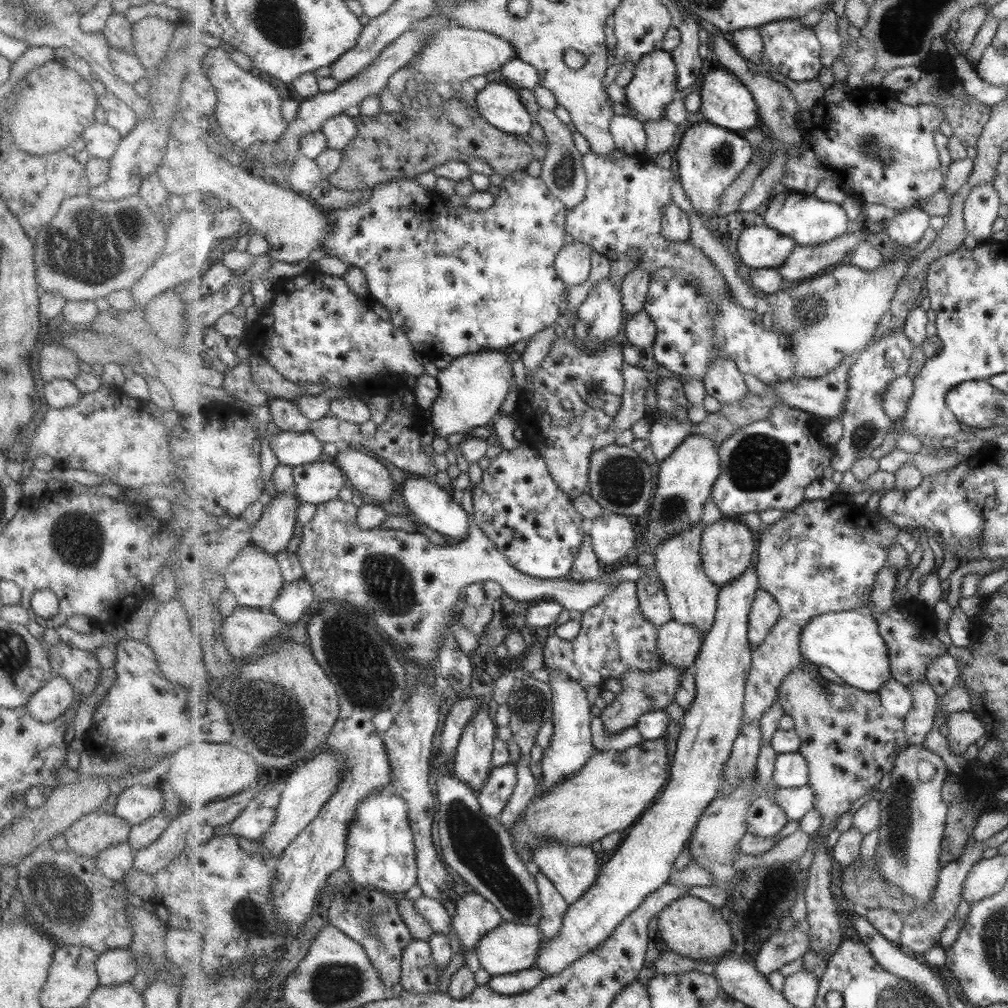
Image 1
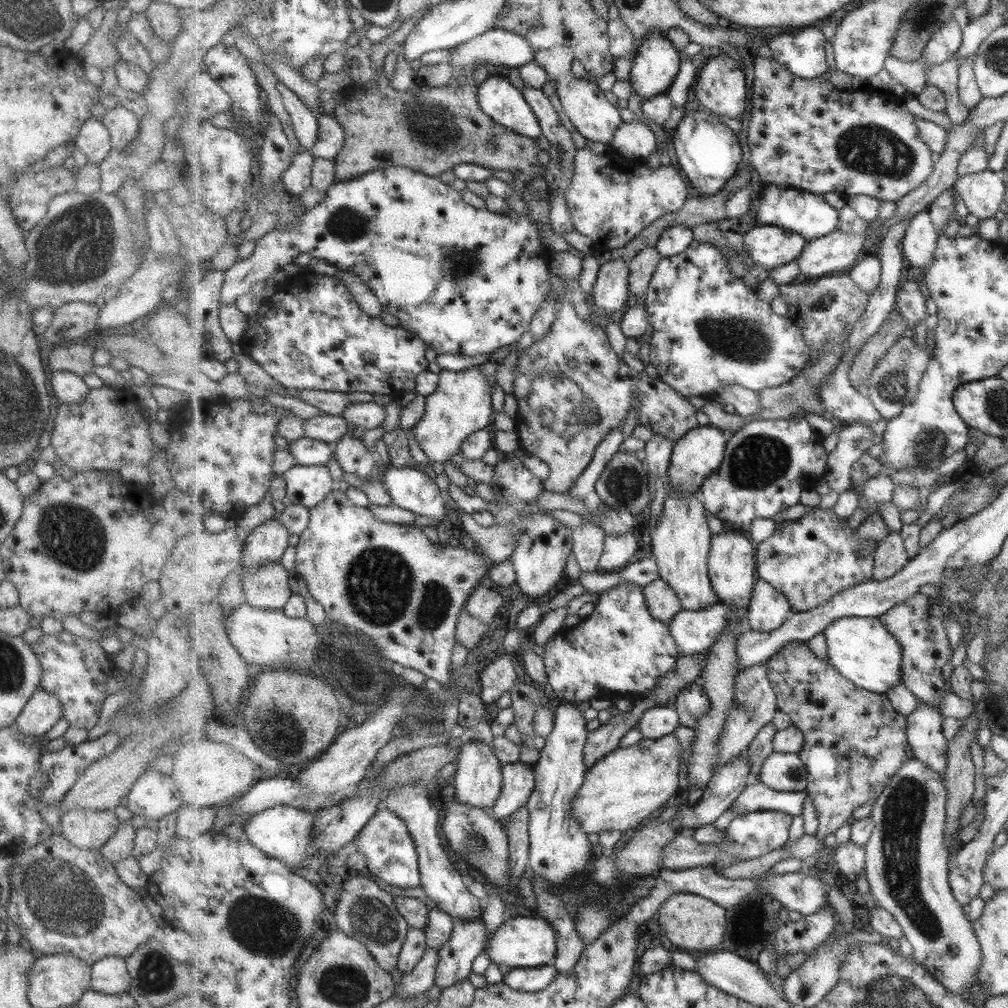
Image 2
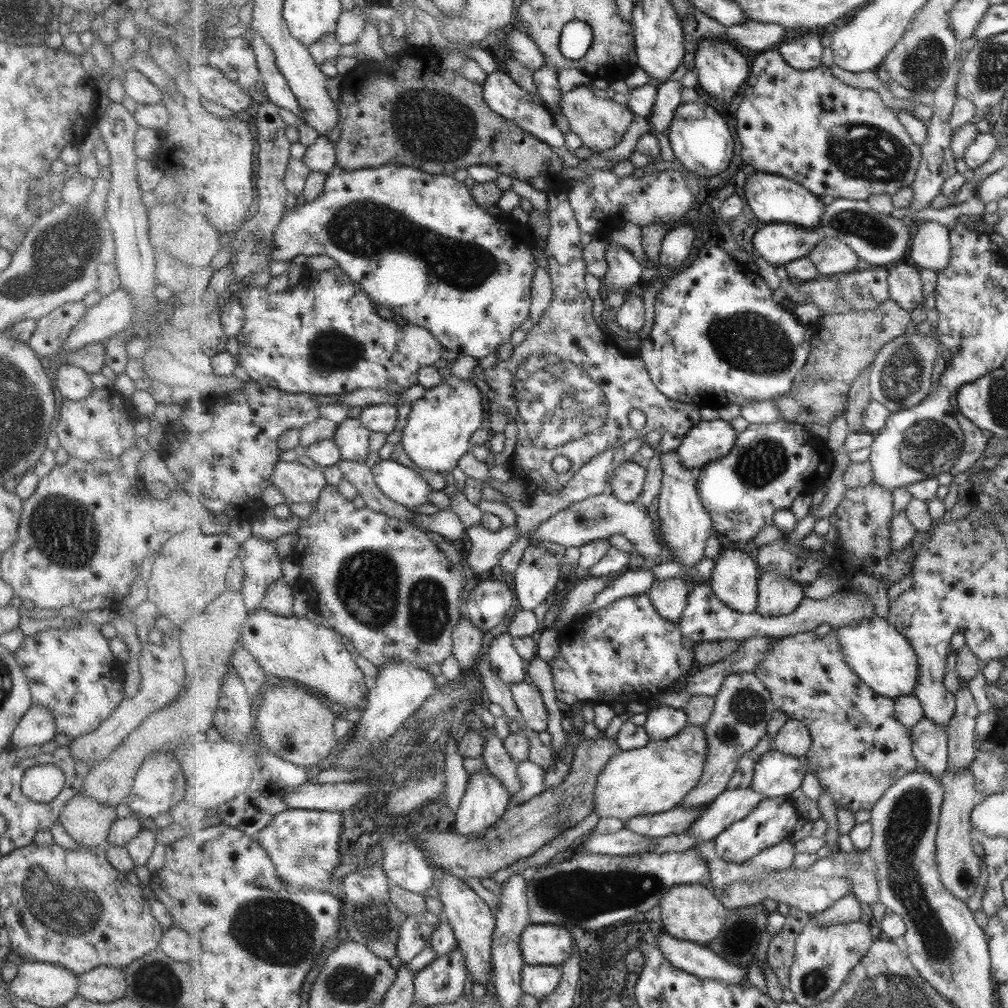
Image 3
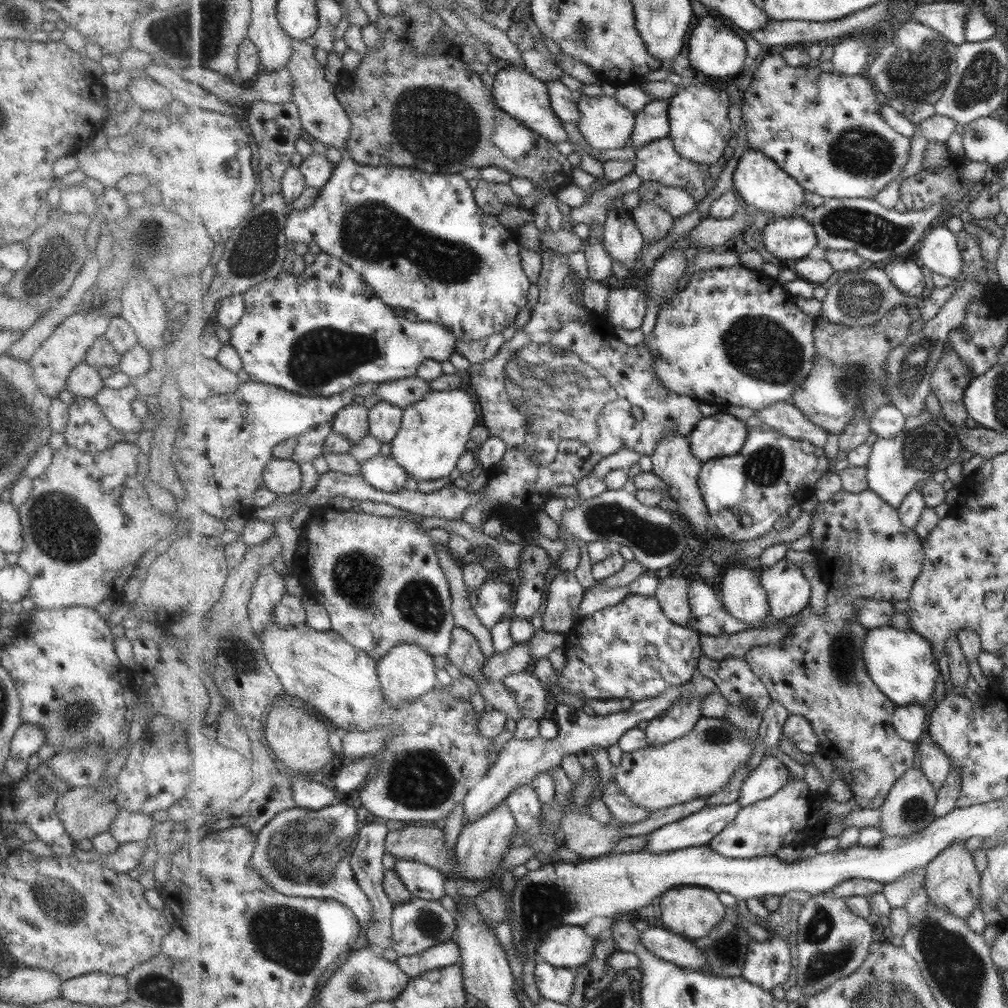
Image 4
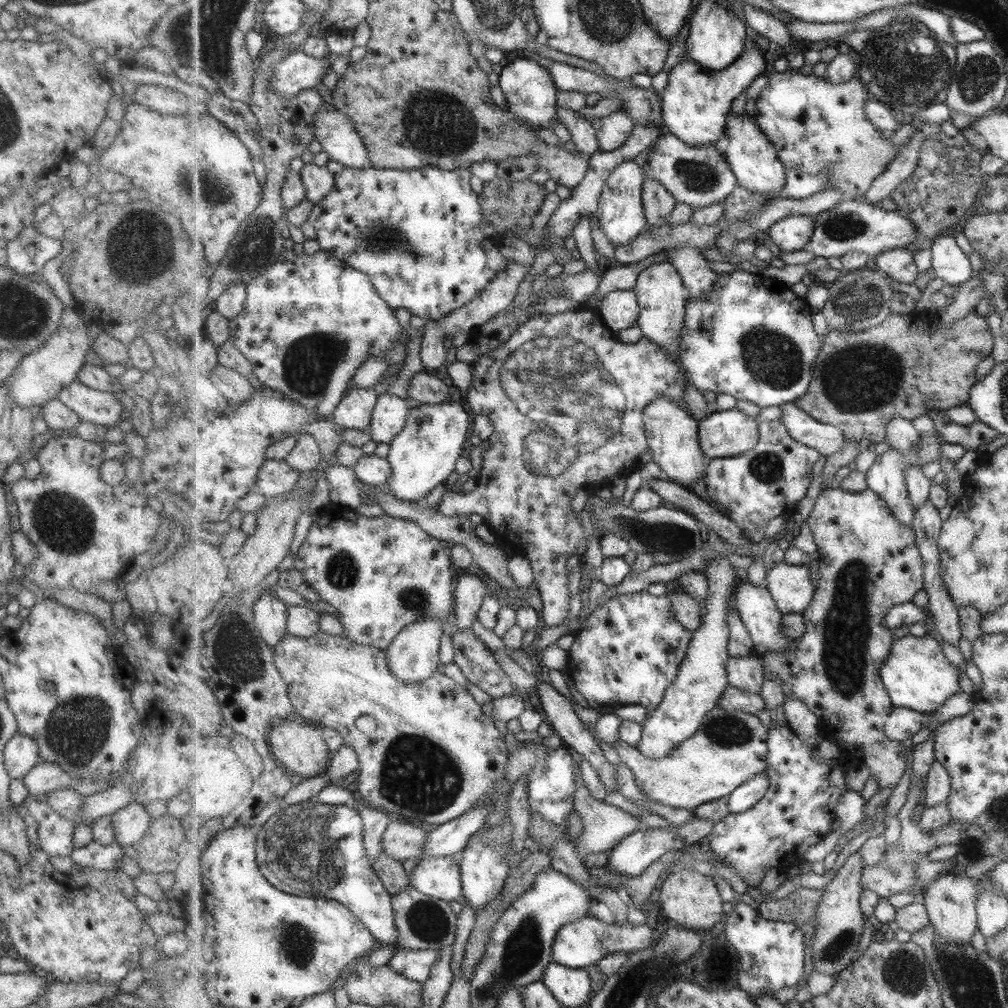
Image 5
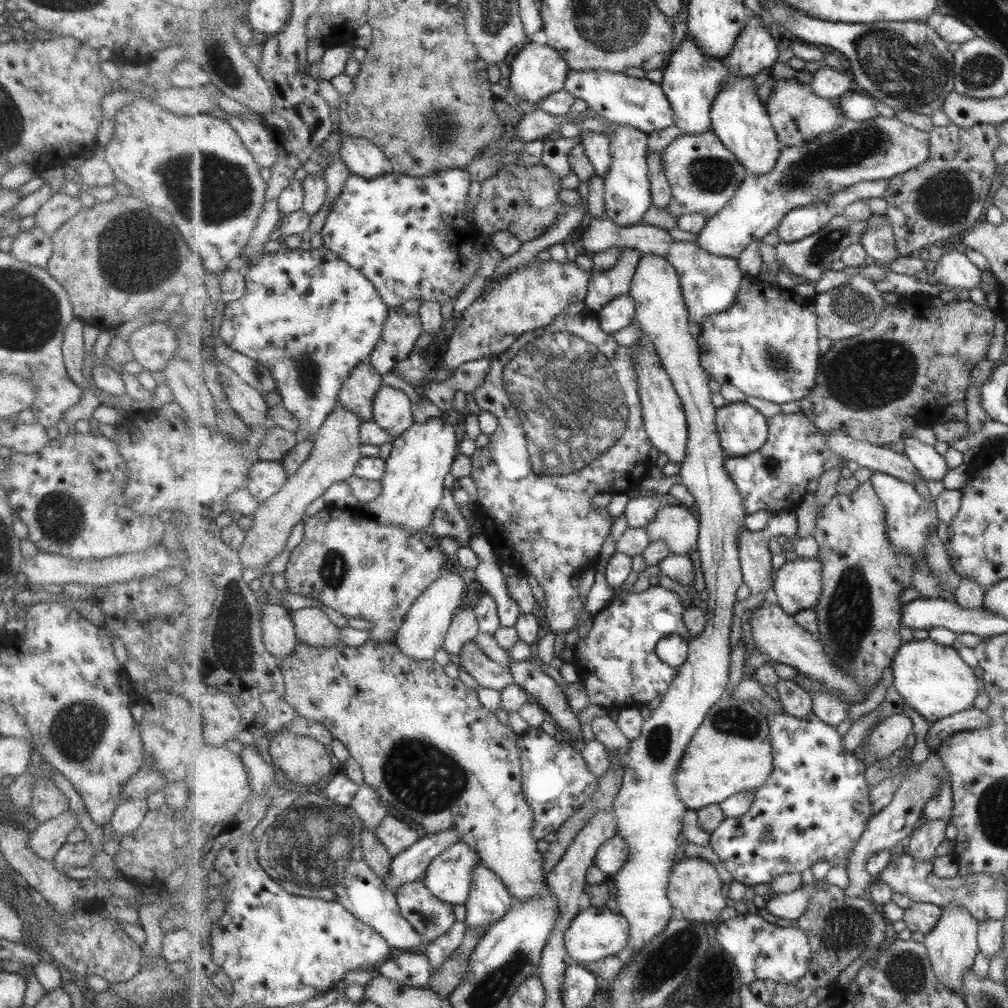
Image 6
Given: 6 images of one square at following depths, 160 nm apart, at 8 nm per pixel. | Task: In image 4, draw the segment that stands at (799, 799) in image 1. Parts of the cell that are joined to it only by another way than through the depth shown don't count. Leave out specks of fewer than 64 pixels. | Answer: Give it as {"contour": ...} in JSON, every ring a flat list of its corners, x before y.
{"contour":[[739,801,731,802,731,804,720,804,711,806,710,804,703,810,682,818,677,822,670,822,661,828,655,830,648,835,647,849,643,852,651,852,651,854,665,854,667,852,679,851,685,848,701,847,709,845,709,842,716,836,719,836,723,830,731,824,739,811,742,809,742,804]]}

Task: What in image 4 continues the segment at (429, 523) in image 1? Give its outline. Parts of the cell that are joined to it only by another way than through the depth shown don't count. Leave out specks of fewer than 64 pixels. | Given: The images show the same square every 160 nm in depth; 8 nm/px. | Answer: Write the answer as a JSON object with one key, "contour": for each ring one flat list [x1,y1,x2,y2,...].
{"contour":[[383,455,376,456,361,463,362,475,367,482,383,492,399,492,407,486,410,474,395,458]]}

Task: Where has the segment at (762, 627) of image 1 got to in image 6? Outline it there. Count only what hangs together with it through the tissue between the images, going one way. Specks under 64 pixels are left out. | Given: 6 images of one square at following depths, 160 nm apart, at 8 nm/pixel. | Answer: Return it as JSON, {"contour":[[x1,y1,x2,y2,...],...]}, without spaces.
{"contour":[[800,558,785,562,775,574,774,591,787,614,815,609,823,596,823,562,815,558]]}

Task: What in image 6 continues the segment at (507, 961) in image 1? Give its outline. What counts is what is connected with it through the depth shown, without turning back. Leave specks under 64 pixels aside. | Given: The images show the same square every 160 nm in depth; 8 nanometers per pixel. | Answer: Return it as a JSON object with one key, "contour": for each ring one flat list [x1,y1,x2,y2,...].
{"contour":[[590,905,574,917,571,926,564,934,565,948,573,960,583,965,597,962,613,955,623,955,630,945,631,923,621,914,616,914,607,908]]}

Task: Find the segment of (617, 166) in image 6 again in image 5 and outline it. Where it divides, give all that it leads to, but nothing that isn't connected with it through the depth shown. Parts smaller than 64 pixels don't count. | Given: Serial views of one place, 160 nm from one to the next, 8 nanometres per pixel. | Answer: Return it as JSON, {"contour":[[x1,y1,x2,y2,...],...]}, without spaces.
{"contour":[[631,159,631,161,621,163,603,187,600,207,595,214,600,229,613,242,614,246,627,245,629,242,635,241,635,238,642,235,649,226,642,197,644,178,643,167,640,168]]}

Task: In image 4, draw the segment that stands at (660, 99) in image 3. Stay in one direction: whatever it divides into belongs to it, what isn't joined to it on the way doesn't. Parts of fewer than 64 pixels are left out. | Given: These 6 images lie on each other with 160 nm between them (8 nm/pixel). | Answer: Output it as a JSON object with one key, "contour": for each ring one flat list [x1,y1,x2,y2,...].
{"contour":[[655,99,645,110,636,114,635,131,629,142,635,153,648,142,670,137,669,102,670,99]]}

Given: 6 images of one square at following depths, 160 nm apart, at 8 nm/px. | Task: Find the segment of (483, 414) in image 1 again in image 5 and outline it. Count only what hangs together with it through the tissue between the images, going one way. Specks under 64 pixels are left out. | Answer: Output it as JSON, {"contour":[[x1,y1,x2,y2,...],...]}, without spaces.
{"contour":[[447,401,410,408,405,428,390,444,390,453,386,458,394,470,388,482,393,494,403,500,425,502,433,488,456,472,458,460,464,456,469,428,473,428,471,416,459,402]]}

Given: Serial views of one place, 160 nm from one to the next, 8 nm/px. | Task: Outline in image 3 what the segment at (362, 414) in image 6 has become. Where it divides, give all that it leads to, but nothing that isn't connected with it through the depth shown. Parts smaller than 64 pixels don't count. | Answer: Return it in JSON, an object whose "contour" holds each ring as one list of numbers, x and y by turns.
{"contour":[[347,419,340,423,333,440,341,450,342,460,365,462,370,452,372,430,362,425,359,419]]}

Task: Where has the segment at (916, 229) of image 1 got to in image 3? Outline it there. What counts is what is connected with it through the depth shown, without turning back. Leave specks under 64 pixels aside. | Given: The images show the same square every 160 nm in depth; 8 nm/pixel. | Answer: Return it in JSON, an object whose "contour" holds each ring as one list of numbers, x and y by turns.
{"contour":[[921,222,917,234,910,245,910,259,918,268,928,268,936,273,948,267,951,260,951,227,943,226,939,222]]}

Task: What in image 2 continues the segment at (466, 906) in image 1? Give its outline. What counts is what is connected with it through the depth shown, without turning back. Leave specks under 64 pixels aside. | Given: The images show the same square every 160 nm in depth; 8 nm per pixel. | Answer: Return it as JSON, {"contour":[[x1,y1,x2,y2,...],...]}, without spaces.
{"contour":[[482,917,455,922,451,938,440,948,436,986,443,990,468,979,475,959,486,946,487,927]]}

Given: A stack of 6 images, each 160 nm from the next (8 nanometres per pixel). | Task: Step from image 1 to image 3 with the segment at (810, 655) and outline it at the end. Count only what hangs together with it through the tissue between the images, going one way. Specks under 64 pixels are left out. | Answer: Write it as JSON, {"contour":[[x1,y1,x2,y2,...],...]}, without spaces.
{"contour":[[871,614,869,618,851,623,837,629,839,643,843,644,846,661,851,670,859,675,873,690,886,698,897,699,905,695,913,695,918,686,918,655,907,636,895,626,891,626,886,618]]}

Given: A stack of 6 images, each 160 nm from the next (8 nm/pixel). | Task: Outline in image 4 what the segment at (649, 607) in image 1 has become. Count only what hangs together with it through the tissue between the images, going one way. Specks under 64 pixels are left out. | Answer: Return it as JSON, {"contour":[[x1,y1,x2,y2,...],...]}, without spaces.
{"contour":[[665,578,655,597,661,603,663,613,680,626,690,627,690,584,685,578]]}

